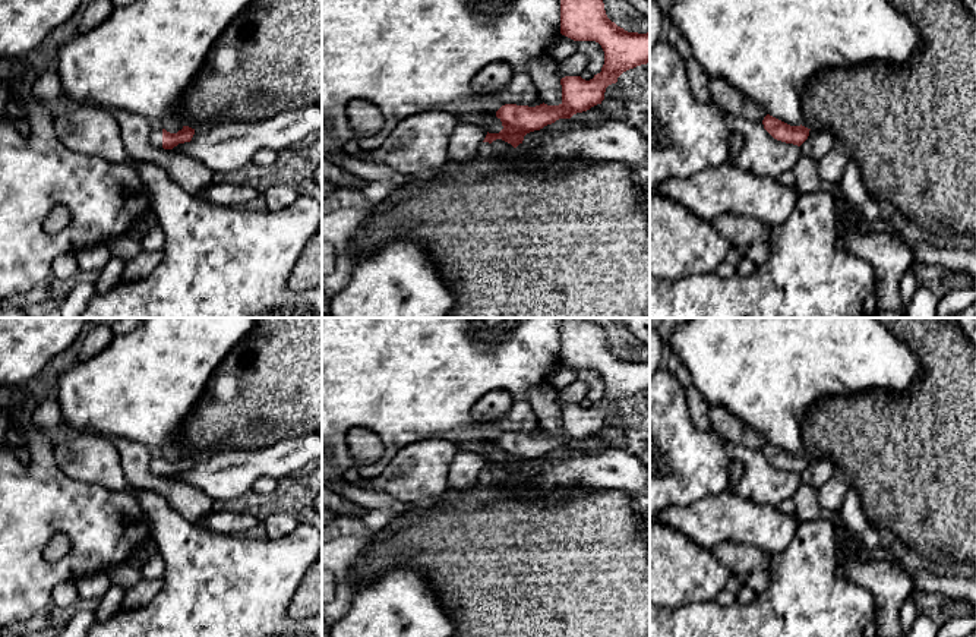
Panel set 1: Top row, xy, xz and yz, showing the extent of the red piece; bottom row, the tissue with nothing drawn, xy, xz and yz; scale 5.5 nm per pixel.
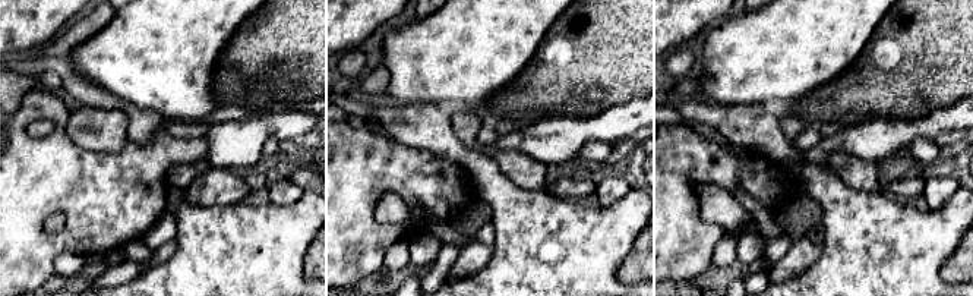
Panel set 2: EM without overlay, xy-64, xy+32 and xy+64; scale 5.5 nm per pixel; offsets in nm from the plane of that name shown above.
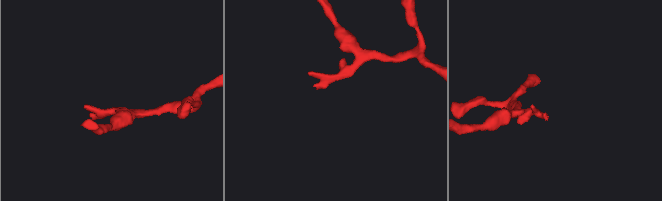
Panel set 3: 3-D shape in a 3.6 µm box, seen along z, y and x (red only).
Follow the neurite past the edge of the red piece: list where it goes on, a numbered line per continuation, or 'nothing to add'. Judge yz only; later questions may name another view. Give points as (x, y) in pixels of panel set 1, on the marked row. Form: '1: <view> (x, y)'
nothing to add

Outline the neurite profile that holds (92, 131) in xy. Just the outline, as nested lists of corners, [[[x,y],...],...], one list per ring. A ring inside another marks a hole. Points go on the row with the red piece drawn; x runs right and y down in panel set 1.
[[[70,108],[64,114],[56,114],[54,129],[59,141],[73,152],[116,163],[130,158],[120,136],[120,124],[107,108]]]

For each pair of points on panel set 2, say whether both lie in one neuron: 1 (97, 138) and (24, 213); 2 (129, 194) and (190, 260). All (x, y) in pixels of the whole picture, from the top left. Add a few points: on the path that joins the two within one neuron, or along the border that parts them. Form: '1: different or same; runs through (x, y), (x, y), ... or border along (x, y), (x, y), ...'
1: different; border along (66, 120), (66, 134), (81, 147), (120, 148)
2: different; border along (168, 182), (166, 211)

